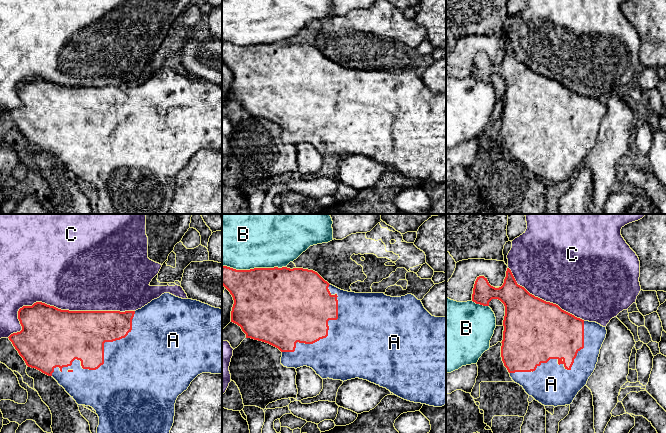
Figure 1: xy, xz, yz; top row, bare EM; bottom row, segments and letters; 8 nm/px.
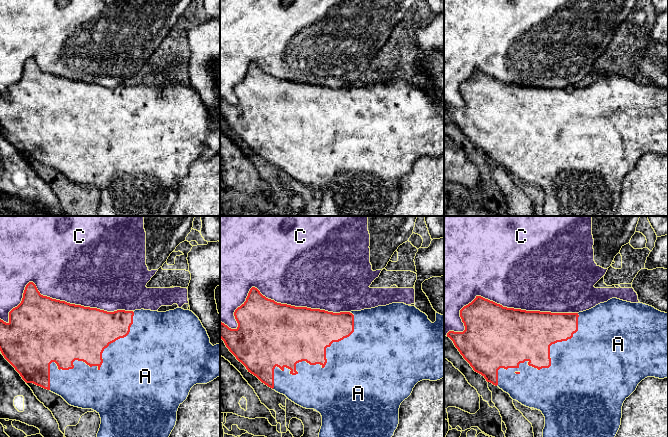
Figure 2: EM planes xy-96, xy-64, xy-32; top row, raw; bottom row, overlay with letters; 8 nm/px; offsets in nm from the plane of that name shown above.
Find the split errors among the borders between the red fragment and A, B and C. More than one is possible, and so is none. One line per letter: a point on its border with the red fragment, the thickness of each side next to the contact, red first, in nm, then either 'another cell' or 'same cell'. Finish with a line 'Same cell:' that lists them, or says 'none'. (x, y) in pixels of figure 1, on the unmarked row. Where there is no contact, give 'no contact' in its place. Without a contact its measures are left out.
A: meets red in xy at (103, 136); 360 nm thick on the red side, 480 nm on the other; same cell
B: meets red in xz at (254, 44); 480 nm thick on the red side, 360 nm on the other; another cell
C: meets red in xy at (59, 85); 480 nm thick on the red side, 480 nm on the other; another cell
Same cell: A

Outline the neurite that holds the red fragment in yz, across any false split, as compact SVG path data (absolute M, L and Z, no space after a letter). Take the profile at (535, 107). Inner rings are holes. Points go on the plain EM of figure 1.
M509 44L499 64L491 62L484 52L477 53L472 77L489 82L492 75L500 76L505 82L501 133L512 156L544 182L570 181L596 144L606 103L577 94L558 81L530 70L517 60Z

